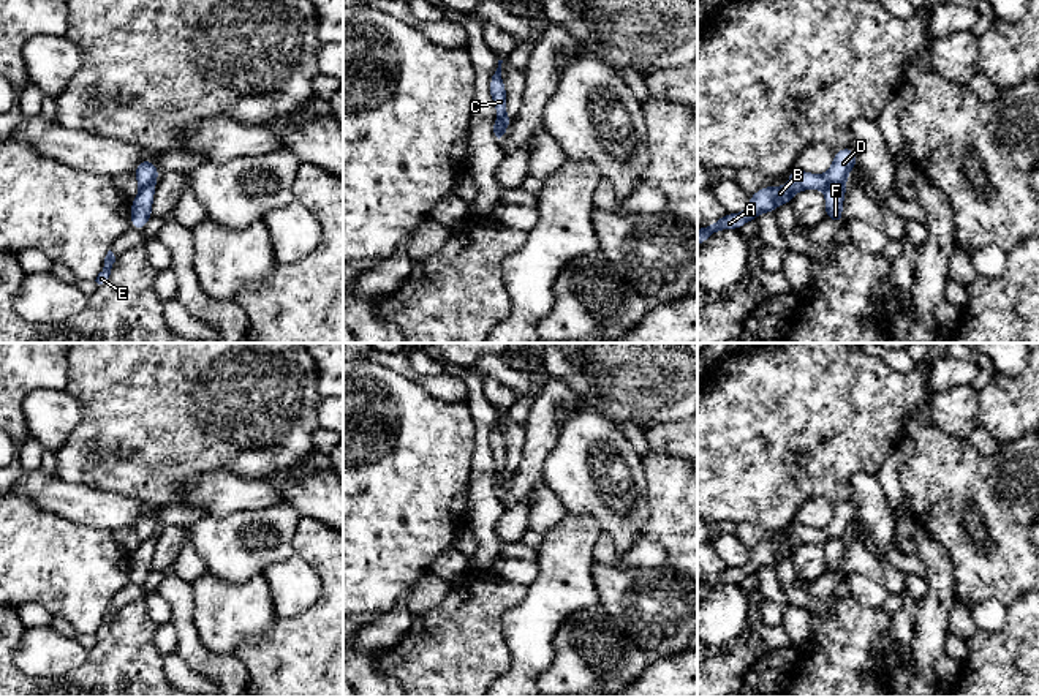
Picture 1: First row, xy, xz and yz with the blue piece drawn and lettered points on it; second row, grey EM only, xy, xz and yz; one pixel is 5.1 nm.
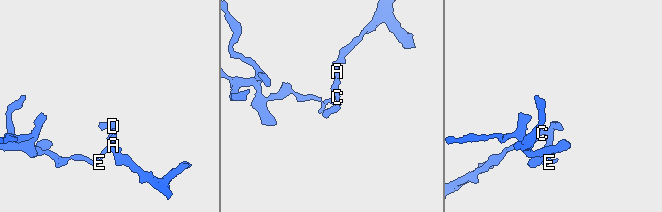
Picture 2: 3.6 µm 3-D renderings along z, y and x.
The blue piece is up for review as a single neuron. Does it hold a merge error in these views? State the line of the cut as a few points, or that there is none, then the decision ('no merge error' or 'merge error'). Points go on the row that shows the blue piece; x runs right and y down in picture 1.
cut xz (506, 116), (497, 136); merge error

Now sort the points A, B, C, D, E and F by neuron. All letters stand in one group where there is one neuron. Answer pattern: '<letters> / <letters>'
A B C D / E F

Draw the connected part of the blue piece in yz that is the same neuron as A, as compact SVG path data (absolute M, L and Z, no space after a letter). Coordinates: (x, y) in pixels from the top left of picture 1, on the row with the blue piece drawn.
M851 147L835 150L830 169L824 175L792 168L786 186L764 186L750 196L750 205L740 213L726 213L707 228L697 229L697 247L712 234L723 229L740 229L745 223L756 220L761 213L773 213L783 204L792 204L794 194L803 190L824 190L827 185L844 185L848 172L857 168L856 152Z

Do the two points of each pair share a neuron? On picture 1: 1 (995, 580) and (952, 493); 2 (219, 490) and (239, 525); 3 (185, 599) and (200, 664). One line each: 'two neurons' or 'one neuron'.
1: one neuron
2: two neurons
3: one neuron

